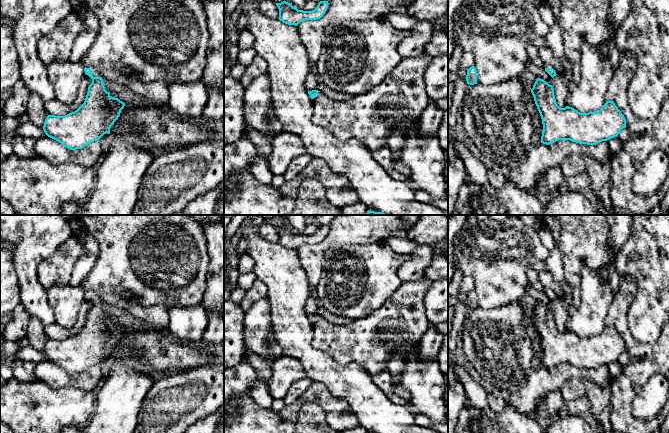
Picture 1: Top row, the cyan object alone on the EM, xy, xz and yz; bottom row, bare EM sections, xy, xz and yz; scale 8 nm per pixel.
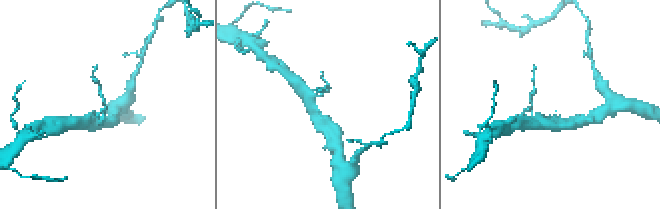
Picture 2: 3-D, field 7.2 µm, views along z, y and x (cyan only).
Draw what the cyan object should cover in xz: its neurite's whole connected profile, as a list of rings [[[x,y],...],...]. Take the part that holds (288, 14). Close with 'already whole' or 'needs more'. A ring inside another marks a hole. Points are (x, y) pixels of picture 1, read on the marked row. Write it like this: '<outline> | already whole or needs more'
[[[286,1],[276,3],[276,5],[279,9],[278,19],[285,24],[297,26],[304,20],[317,20],[323,17],[329,3],[328,1],[320,1],[317,7],[312,11],[298,10]]] | already whole

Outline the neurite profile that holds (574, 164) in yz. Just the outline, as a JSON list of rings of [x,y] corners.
[[[572,153],[563,159],[559,167],[565,176],[573,177],[585,171],[585,159],[579,153]]]

